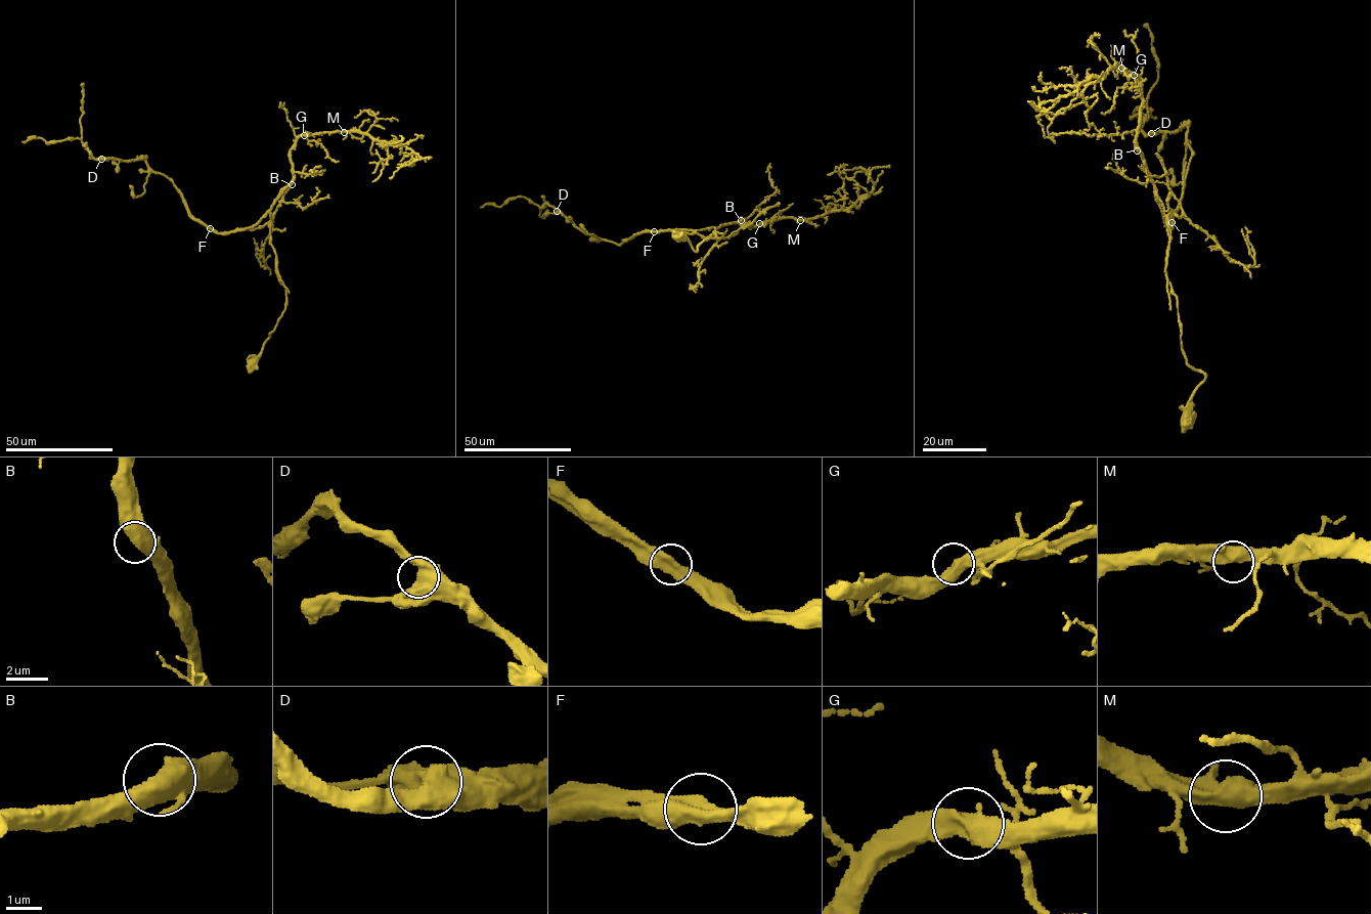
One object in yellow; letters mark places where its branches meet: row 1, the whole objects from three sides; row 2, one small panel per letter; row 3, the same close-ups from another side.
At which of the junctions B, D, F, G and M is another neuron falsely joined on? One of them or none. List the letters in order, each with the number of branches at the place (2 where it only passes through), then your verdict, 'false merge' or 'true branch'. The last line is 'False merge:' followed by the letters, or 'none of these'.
B: branches 2; true branch
D: branches 2; true branch
F: branches 2; false merge
G: branches 2; true branch
M: branches 2; true branch
False merge: F

